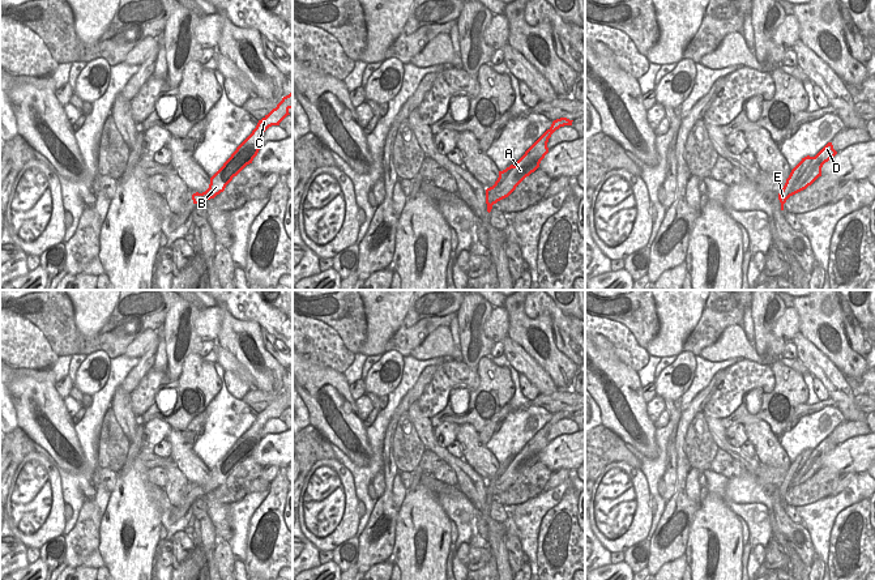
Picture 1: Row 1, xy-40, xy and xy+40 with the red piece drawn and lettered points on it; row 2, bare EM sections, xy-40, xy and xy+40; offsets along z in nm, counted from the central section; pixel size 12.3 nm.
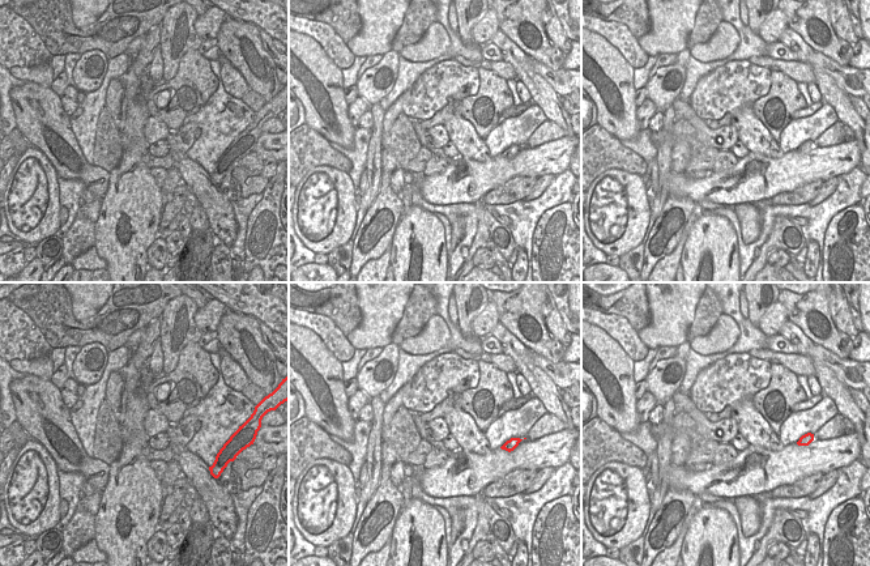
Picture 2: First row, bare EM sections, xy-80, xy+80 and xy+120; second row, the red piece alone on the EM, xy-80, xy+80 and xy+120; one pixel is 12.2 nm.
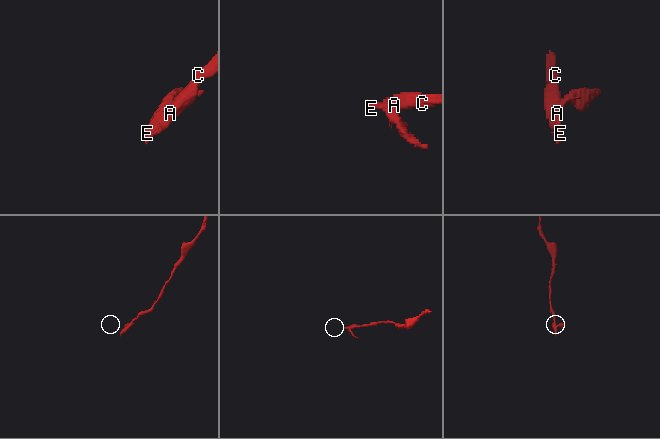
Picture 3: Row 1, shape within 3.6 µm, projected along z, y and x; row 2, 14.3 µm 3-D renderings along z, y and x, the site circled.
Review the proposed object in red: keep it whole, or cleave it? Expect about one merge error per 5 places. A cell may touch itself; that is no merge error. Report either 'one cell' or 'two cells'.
two cells

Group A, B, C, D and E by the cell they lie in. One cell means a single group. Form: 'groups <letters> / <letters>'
groups A B C D / E

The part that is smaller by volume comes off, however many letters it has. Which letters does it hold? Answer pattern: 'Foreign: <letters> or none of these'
Foreign: E

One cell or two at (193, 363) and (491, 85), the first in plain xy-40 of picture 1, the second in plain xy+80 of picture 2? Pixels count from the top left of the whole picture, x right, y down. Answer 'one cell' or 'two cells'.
one cell

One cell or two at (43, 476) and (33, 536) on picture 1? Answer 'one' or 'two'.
one

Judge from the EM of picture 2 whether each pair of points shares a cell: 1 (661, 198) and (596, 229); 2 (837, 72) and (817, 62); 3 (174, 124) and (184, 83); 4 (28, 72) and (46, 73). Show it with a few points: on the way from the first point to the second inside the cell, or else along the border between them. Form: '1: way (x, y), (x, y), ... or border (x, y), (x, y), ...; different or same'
1: border (649, 204), (651, 213); different
2: way (832, 68), (822, 63); same
3: way (174, 114), (183, 103), (183, 93); same
4: way (32, 73), (42, 73); same

